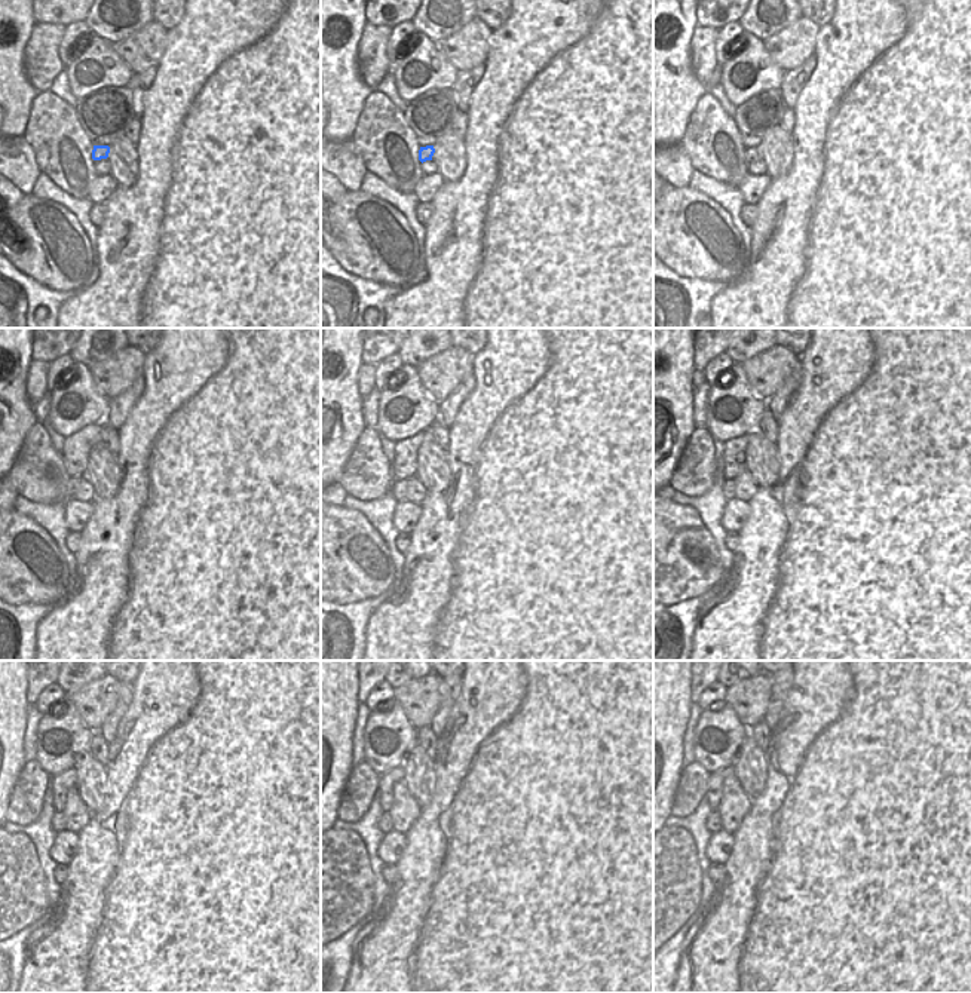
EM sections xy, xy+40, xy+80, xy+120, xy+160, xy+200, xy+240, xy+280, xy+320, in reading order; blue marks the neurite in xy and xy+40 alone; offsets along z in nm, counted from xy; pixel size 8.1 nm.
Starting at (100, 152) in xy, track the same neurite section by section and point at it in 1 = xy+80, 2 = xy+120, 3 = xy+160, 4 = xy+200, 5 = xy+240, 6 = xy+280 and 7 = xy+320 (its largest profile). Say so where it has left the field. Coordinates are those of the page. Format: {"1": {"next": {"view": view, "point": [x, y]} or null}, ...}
{"1": {"next": {"view": "xy+80", "point": [752, 153]}}, "2": {"next": {"view": "xy+120", "point": [82, 490]}}, "3": {"next": {"view": "xy+160", "point": [414, 492]}}, "4": {"next": {"view": "xy+200", "point": [746, 487]}}, "5": {"next": {"view": "xy+240", "point": [77, 815]}}, "6": {"next": {"view": "xy+280", "point": [404, 811]}}, "7": {"next": {"view": "xy+320", "point": [734, 806]}}}

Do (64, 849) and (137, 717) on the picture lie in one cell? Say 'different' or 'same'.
different

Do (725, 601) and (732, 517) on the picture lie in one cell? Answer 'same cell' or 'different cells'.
different cells

